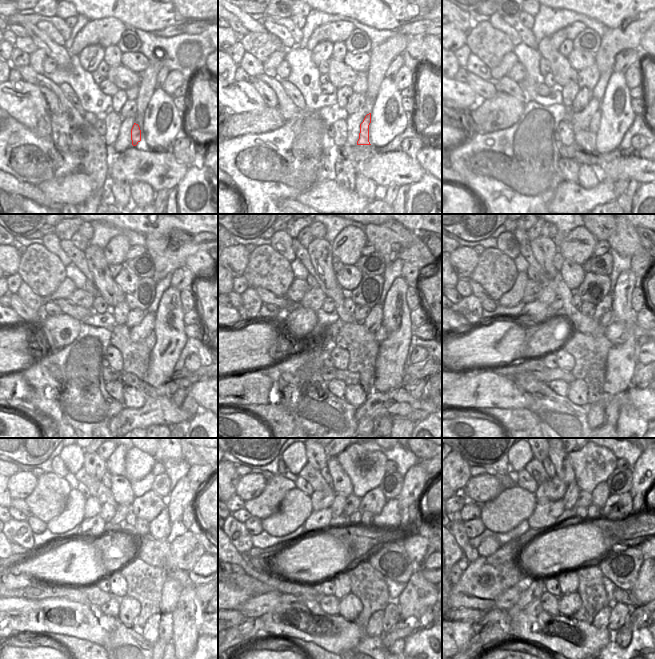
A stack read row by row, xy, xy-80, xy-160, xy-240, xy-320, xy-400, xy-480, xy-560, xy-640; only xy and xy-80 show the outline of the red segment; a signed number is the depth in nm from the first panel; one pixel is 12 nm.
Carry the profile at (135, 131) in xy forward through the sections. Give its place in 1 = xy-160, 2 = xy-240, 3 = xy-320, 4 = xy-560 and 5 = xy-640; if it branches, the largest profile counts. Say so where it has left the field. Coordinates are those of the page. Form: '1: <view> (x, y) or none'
1: xy-160 (594, 123)
2: xy-240 (150, 341)
3: xy-320 (381, 334)
4: xy-560 (418, 548)
5: xy-640 (645, 546)

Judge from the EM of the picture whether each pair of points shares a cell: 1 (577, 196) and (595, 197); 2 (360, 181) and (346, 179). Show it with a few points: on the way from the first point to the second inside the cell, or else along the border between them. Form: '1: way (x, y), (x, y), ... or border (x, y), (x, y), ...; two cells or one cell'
1: way (581, 197), (591, 197); one cell
2: border (356, 175), (354, 189); two cells

